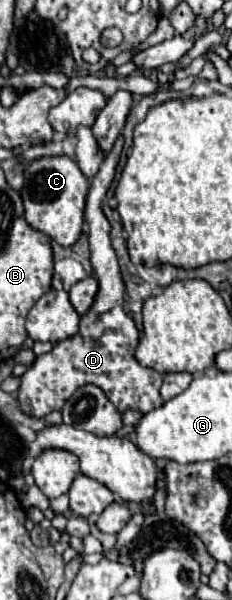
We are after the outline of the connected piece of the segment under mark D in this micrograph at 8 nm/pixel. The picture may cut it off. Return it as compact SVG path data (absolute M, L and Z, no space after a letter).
M118 136L114 148L110 150L98 174L94 176L86 198L86 222L88 222L88 238L90 238L90 252L92 252L90 260L100 284L94 304L82 316L78 334L58 342L52 348L52 352L38 356L30 364L30 368L20 376L16 404L24 414L32 418L44 418L52 410L62 410L64 402L84 384L94 384L102 388L120 414L124 414L126 410L138 410L140 414L146 414L164 404L160 396L162 376L152 368L140 366L134 358L134 350L140 342L140 332L134 320L124 312L124 296L126 296L124 280L120 274L114 248L110 244L110 222L102 212L102 200L114 180L122 146L124 146L124 138Z

